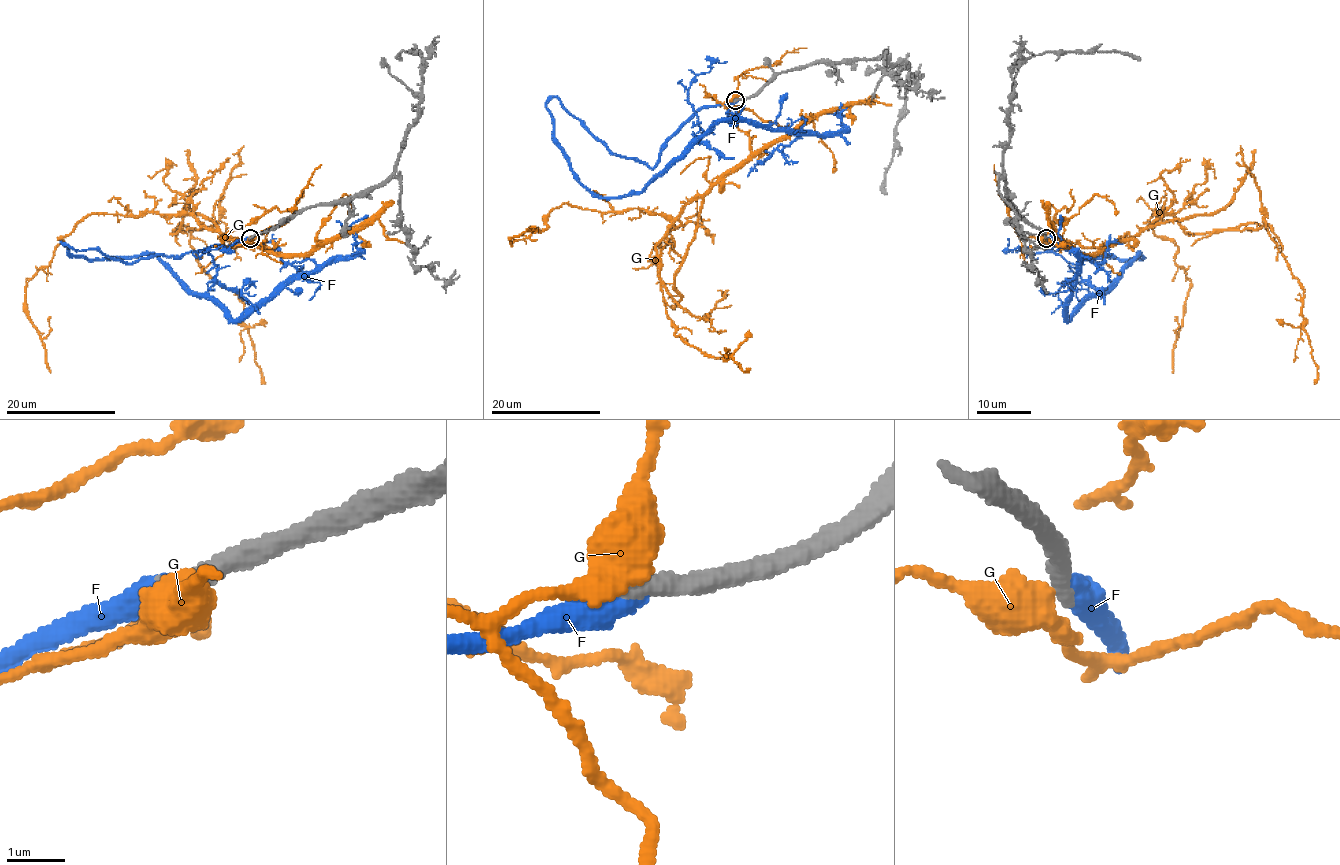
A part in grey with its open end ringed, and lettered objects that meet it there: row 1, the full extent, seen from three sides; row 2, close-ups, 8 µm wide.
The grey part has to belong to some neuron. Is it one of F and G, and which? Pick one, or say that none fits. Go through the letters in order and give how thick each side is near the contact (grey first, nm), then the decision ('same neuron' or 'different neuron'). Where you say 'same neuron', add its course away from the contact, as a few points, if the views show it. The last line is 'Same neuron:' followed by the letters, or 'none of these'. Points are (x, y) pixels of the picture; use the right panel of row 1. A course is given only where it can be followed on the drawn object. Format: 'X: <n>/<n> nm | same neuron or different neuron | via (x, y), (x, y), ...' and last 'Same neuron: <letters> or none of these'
F: 400/550 nm | same neuron | via (1046, 238), (1114, 256), (1085, 260), (1043, 246), (1143, 257), (1065, 319), (1080, 259), (1058, 234), (1059, 215)
G: 420/550 nm | different neuron
Same neuron: F

